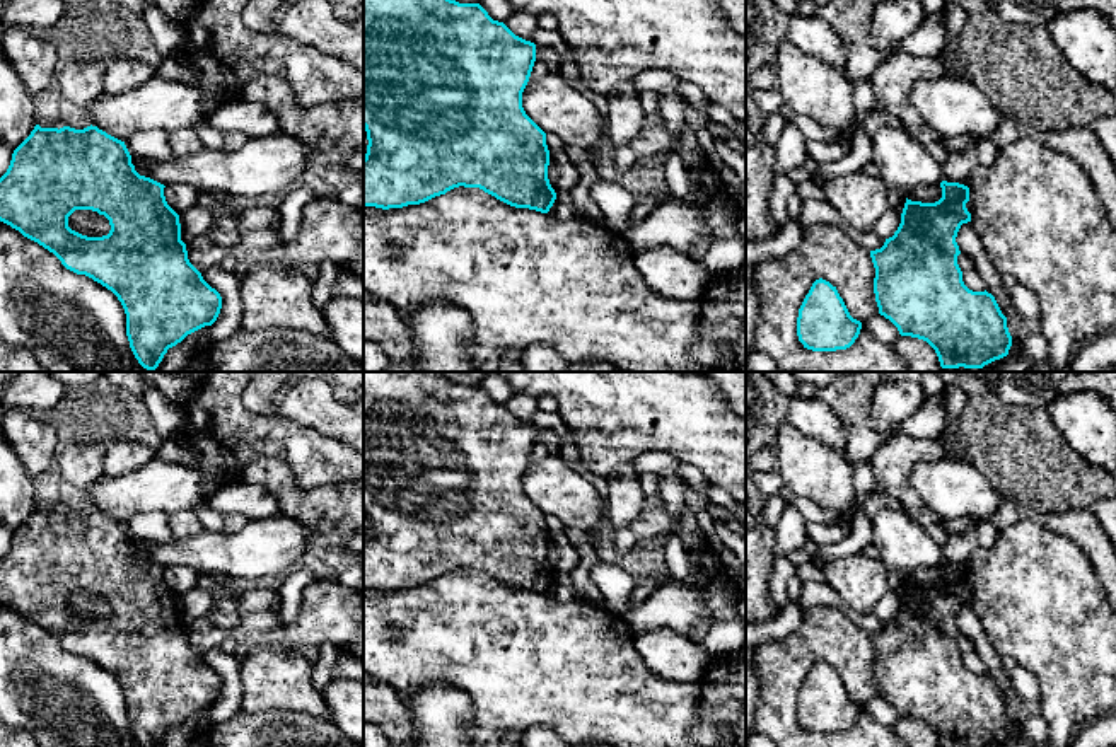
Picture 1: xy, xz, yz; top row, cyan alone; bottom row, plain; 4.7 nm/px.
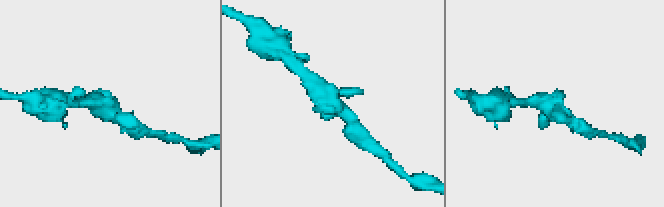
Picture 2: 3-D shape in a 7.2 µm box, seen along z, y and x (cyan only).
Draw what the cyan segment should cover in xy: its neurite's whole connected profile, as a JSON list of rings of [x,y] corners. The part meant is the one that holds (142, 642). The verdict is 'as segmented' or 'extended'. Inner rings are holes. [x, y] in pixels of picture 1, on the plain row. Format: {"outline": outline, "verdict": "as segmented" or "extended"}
{"outline": [[[36,507],[0,559],[0,604],[53,634],[67,651],[92,660],[118,679],[140,747],[159,747],[169,730],[212,708],[222,691],[220,675],[188,641],[179,597],[167,587],[164,570],[135,553],[125,524],[92,507],[84,512]],[[75,592],[104,597],[109,616],[87,619],[72,612],[68,599]]], "verdict": "as segmented"}

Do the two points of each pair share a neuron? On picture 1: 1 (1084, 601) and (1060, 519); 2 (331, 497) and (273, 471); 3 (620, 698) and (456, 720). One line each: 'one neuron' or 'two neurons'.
1: two neurons
2: one neuron
3: two neurons

